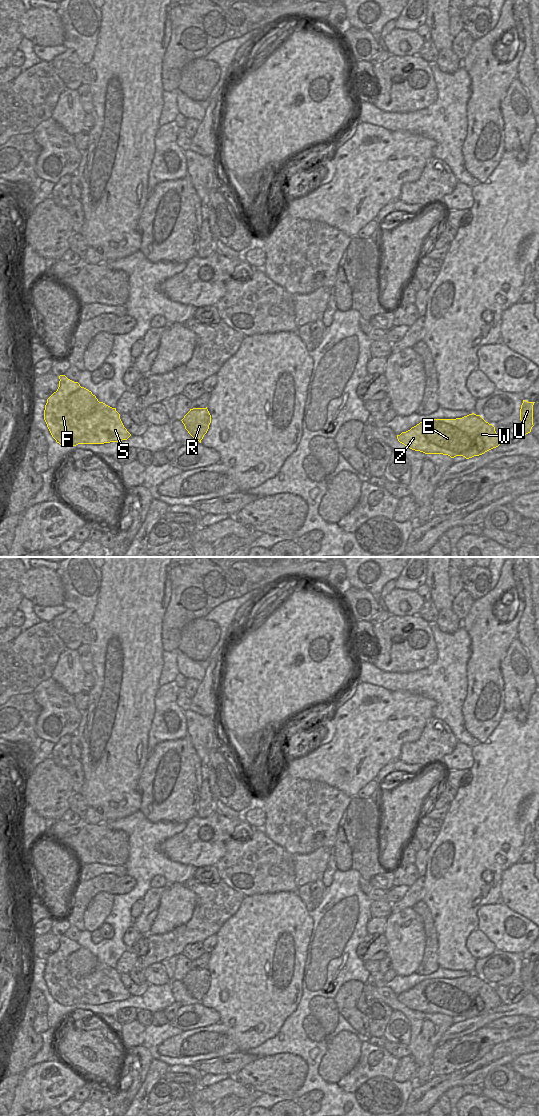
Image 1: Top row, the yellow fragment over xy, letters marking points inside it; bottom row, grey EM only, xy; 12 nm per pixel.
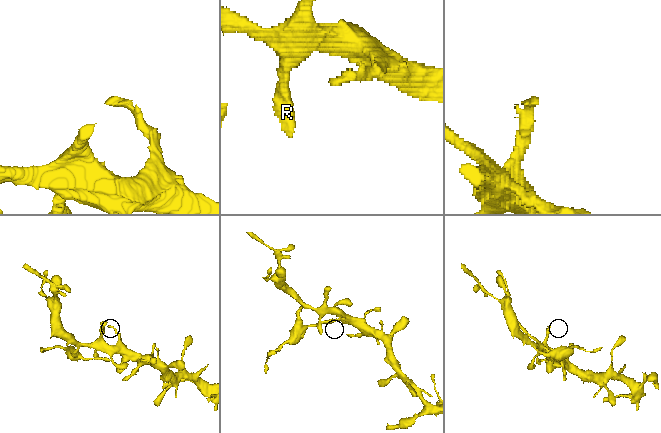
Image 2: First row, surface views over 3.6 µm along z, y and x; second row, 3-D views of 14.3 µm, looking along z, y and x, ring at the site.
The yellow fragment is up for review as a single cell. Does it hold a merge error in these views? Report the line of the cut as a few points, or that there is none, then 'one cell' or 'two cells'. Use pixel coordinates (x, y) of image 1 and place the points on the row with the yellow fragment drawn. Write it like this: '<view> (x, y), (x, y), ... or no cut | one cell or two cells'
xy (98, 401), (95, 408), (83, 417), (74, 417), (66, 406) | two cells

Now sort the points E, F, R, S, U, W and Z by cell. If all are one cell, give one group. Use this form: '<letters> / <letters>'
E R U W Z / F S

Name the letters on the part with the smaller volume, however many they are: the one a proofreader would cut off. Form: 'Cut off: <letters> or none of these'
Cut off: F, S

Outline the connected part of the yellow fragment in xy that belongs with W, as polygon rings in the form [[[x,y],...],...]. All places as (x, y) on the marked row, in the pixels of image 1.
[[[474,413],[456,419],[427,419],[406,432],[397,435],[400,443],[425,454],[443,454],[451,458],[463,456],[466,459],[479,456],[502,444],[492,424]]]

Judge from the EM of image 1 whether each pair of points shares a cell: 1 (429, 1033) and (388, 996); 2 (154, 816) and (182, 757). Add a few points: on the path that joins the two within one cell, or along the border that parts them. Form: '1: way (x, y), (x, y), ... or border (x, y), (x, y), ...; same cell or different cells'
1: way (419, 1023), (408, 1012), (398, 1006); same cell
2: way (160, 801), (170, 790), (173, 772); same cell

